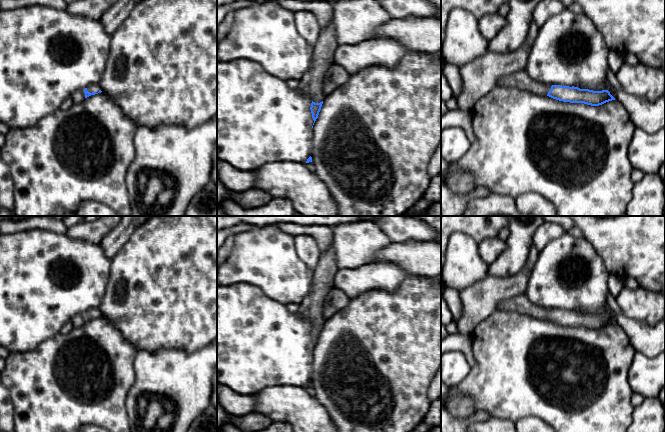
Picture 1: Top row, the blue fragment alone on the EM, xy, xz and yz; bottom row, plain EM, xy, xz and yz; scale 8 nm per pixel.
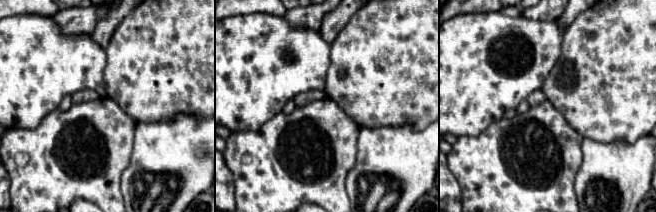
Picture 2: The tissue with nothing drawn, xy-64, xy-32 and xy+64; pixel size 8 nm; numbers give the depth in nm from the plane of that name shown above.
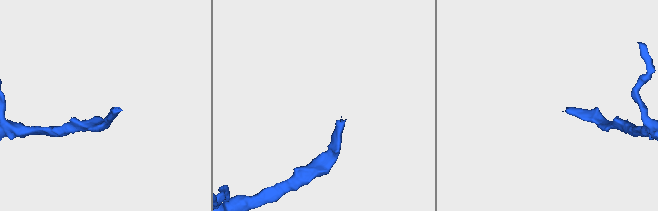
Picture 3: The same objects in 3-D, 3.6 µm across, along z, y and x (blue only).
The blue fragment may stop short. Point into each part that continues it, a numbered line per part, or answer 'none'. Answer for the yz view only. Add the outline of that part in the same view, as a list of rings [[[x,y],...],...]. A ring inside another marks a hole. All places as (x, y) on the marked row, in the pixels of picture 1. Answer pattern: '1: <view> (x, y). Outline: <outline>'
1: yz (521, 80). Outline: [[[525,69],[501,77],[496,85],[517,88],[544,96],[551,90],[551,86],[534,81]]]

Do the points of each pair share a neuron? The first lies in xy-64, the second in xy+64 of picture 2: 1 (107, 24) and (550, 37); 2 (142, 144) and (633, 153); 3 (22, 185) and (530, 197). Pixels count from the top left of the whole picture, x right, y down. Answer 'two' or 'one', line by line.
1: two
2: one
3: one

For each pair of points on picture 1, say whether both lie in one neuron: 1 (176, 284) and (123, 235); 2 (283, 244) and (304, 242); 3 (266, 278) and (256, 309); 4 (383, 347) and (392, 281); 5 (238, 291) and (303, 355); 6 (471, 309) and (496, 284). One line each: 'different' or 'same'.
1: different
2: different
3: different
4: different
5: same
6: same

